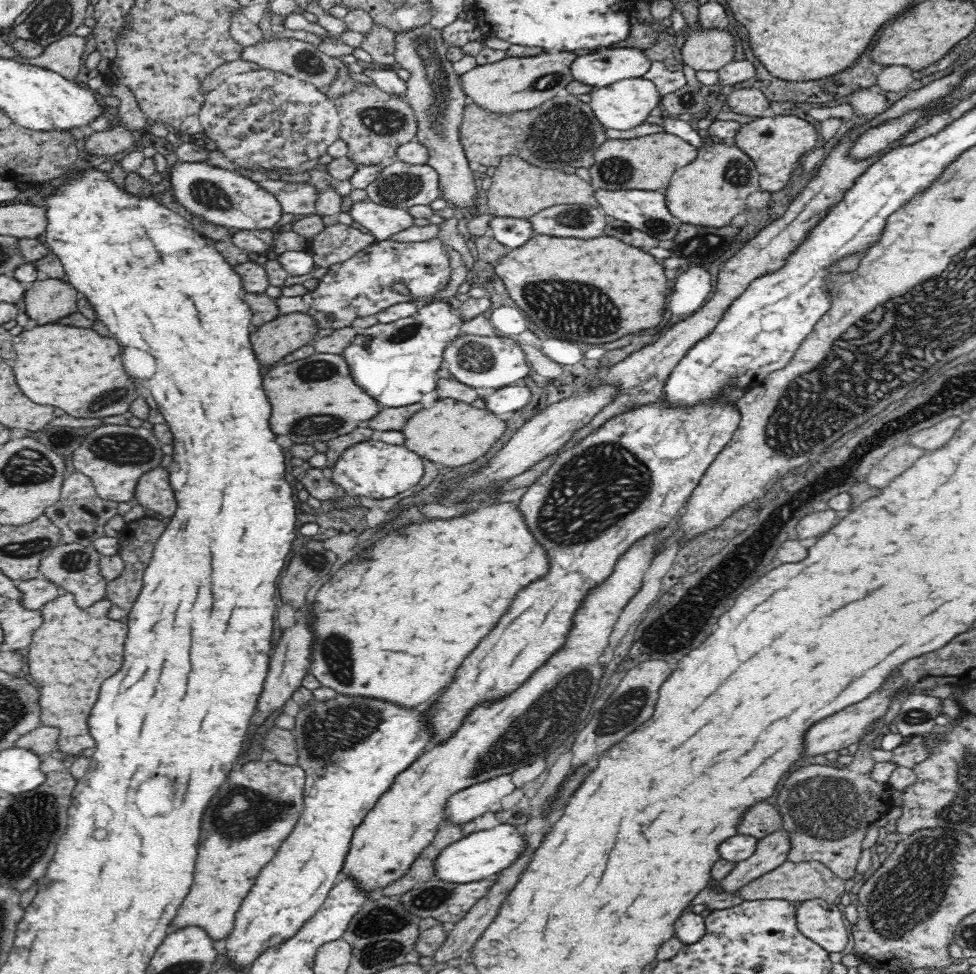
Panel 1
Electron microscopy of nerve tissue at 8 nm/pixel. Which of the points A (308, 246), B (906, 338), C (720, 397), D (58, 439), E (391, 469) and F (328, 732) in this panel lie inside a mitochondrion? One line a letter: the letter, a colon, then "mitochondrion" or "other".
A: other
B: mitochondrion
C: other
D: mitochondrion
E: other
F: mitochondrion

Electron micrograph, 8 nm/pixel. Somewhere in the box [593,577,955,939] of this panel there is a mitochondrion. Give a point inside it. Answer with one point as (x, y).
(824, 808)

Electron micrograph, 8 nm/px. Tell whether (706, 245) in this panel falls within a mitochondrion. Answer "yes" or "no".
yes

